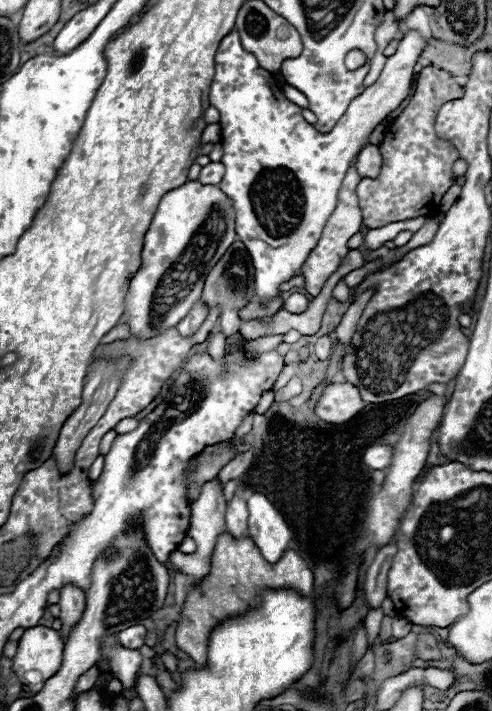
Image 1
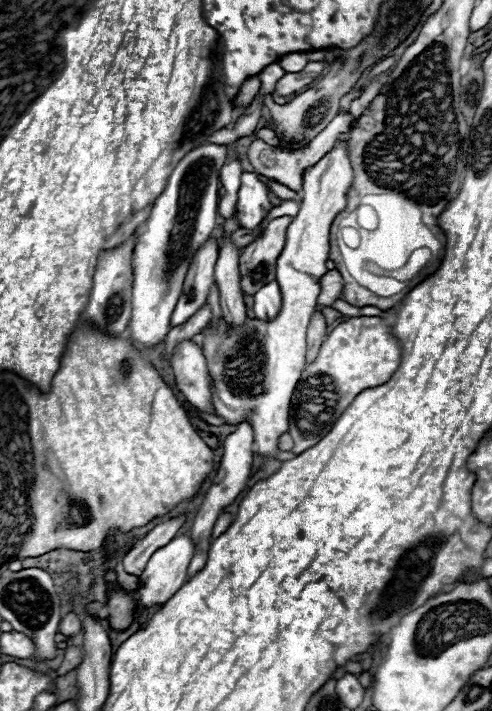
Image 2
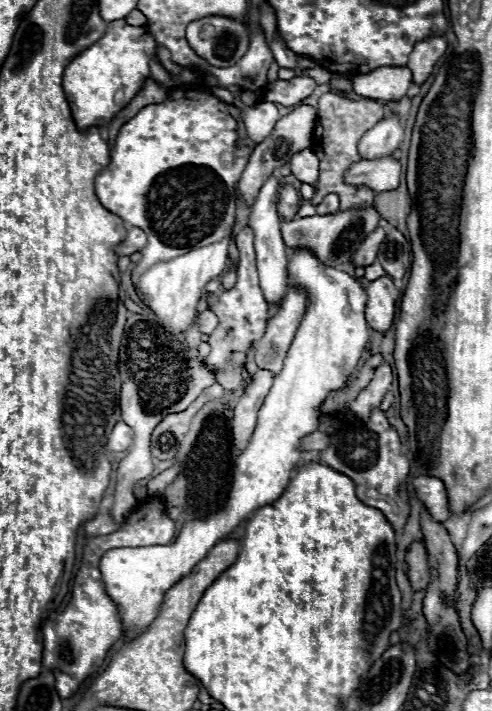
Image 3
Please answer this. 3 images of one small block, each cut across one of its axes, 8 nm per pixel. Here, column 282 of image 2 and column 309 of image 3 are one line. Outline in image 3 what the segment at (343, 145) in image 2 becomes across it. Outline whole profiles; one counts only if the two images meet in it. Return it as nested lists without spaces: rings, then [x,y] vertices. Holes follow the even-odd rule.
[[[308,248],[292,250],[288,258],[288,278],[290,286],[304,290],[308,304],[284,360],[284,368],[274,376],[274,384],[258,412],[258,424],[248,448],[236,458],[234,482],[226,506],[208,518],[186,522],[178,538],[168,546],[116,548],[102,556],[100,570],[106,582],[106,592],[114,602],[118,602],[126,638],[148,628],[158,614],[164,592],[188,574],[194,564],[206,558],[210,548],[222,536],[232,532],[232,528],[236,528],[240,520],[250,516],[260,504],[272,504],[272,500],[280,498],[280,492],[288,486],[288,480],[292,478],[290,474],[304,454],[298,450],[300,440],[318,430],[320,404],[332,390],[344,386],[368,344],[368,324],[362,312],[366,292],[360,288],[356,278],[348,272],[320,264],[318,256],[308,252]]]

